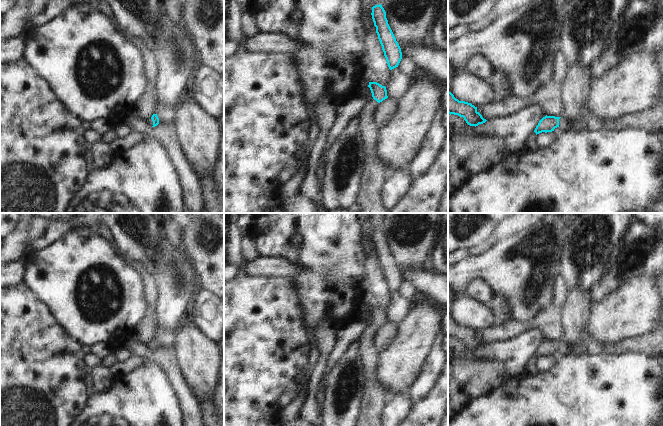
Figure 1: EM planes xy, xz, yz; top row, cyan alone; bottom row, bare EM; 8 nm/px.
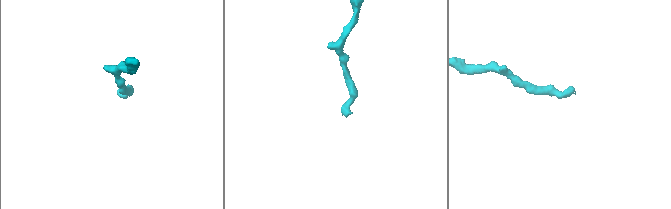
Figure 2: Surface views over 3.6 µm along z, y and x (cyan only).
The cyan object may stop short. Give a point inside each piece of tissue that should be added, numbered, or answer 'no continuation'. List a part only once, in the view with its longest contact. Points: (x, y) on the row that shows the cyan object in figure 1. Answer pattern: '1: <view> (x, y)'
1: yz (564, 123)

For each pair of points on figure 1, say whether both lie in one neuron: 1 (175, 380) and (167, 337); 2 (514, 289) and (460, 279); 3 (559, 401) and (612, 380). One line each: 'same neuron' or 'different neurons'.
1: different neurons
2: same neuron
3: same neuron

